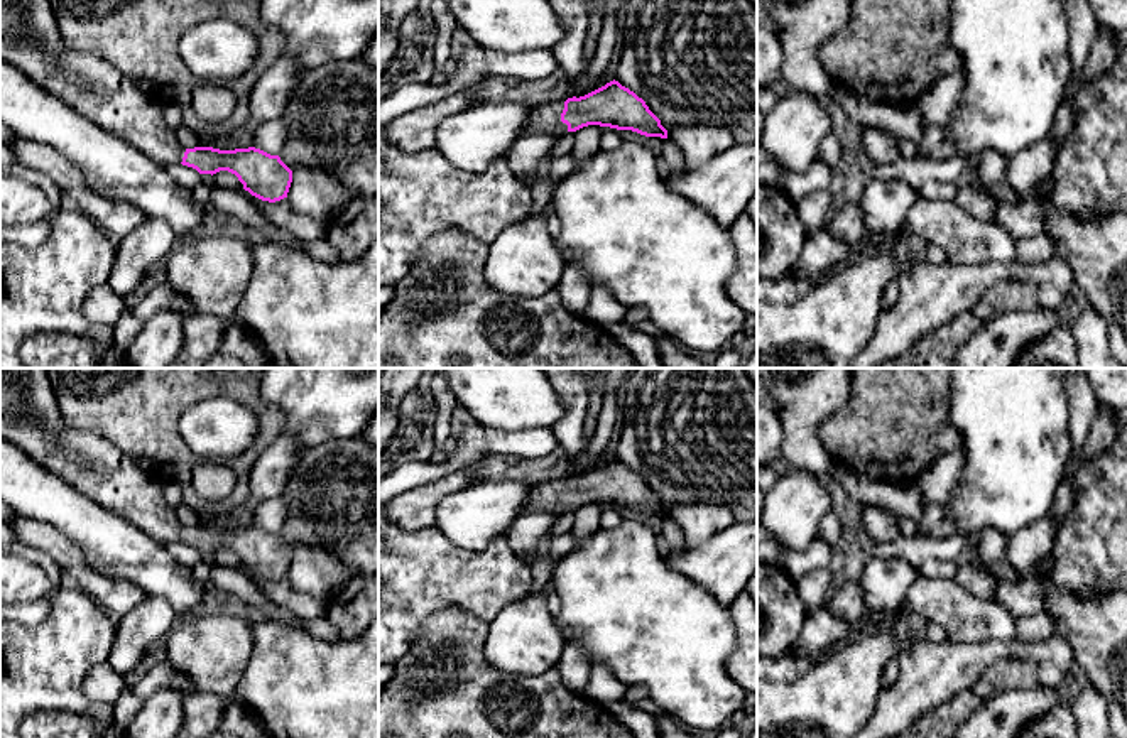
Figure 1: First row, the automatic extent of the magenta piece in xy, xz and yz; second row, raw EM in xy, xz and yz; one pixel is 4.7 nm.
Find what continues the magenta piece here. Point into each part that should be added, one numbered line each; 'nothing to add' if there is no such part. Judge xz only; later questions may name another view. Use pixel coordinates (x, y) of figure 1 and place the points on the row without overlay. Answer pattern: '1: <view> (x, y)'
1: xz (543, 497)

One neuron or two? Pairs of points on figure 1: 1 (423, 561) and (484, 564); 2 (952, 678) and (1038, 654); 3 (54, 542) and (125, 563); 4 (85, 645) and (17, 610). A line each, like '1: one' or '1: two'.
1: one
2: one
3: two
4: two

